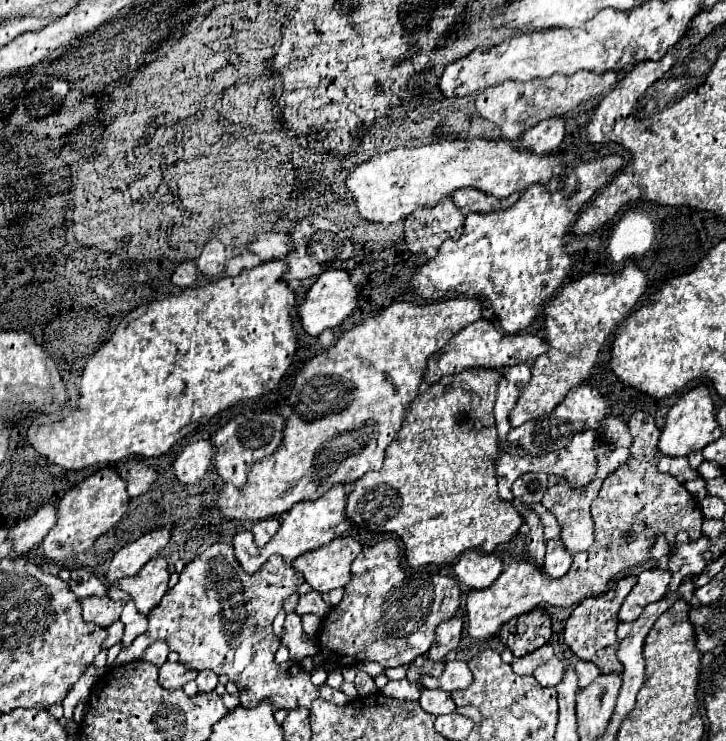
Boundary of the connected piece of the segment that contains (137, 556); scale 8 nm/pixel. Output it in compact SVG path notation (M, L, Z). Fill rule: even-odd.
M159 527L155 531L145 533L141 539L129 543L121 551L117 551L111 565L109 565L107 579L119 581L123 577L137 575L143 569L143 565L169 543L169 537L171 537L171 529Z

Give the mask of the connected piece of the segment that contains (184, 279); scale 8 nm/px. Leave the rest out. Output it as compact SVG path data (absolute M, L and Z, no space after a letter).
M193 261L181 263L181 265L175 269L175 273L171 275L171 283L177 285L177 287L181 287L181 289L191 287L191 285L195 283L195 279L197 279L197 269L195 269L195 263L193 263Z

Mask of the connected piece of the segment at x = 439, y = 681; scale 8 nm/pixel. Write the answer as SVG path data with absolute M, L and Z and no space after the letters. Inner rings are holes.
M447 661L443 673L439 677L421 675L419 687L423 689L443 689L443 691L457 691L471 685L471 671L465 661Z

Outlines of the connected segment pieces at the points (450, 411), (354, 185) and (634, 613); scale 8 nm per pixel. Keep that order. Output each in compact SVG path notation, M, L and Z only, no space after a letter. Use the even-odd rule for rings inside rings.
M475 367L441 377L425 393L419 393L419 397L411 401L395 441L385 449L383 467L355 481L353 491L347 495L347 519L371 533L395 533L405 545L409 567L453 563L459 553L467 549L491 553L499 543L507 543L525 523L515 505L501 501L497 495L495 461L501 455L493 417L497 381L499 371Z
M481 137L453 139L375 155L357 165L349 173L345 185L365 221L397 223L417 207L437 205L457 189L471 187L493 197L507 197L513 191L525 191L535 183L545 185L559 165L561 159L557 155L535 157L535 153L515 149L511 141L487 141Z
M647 569L637 577L635 587L631 593L625 597L621 611L619 611L619 621L635 621L643 607L663 599L667 585L671 581L671 573L665 569Z

